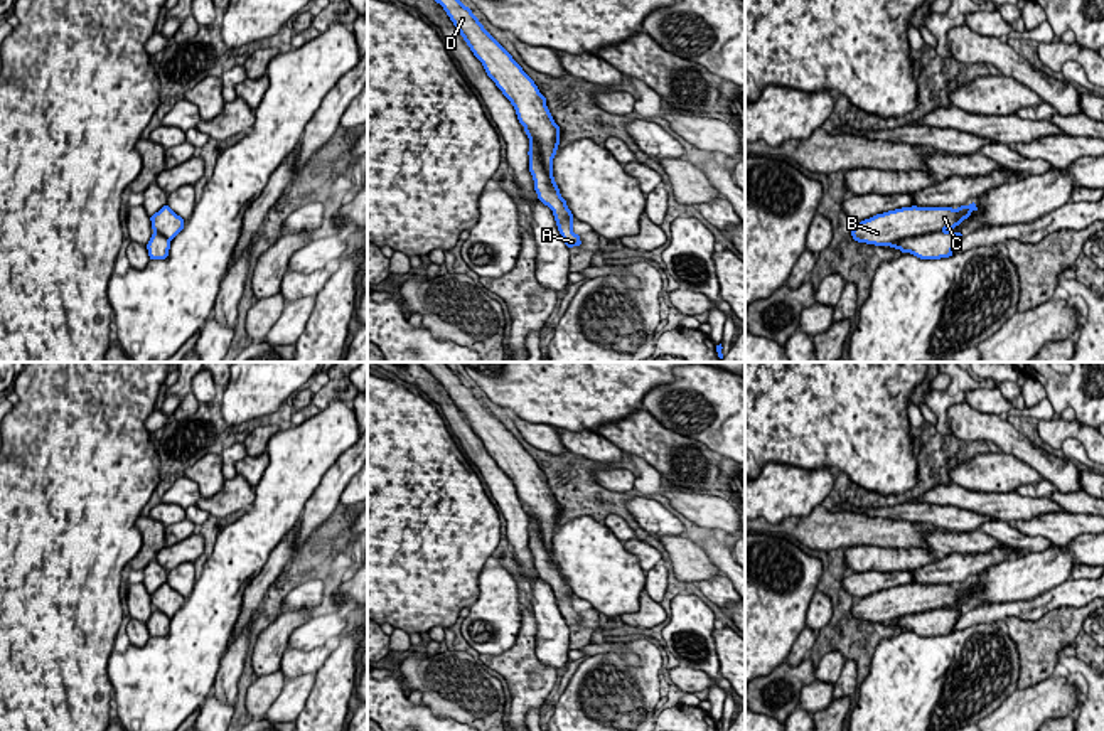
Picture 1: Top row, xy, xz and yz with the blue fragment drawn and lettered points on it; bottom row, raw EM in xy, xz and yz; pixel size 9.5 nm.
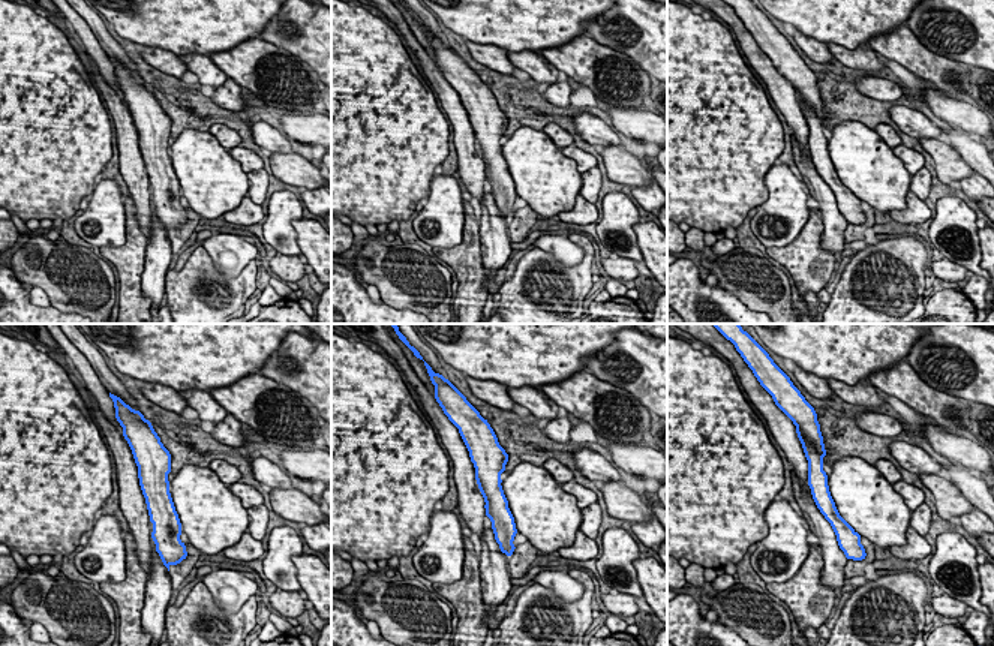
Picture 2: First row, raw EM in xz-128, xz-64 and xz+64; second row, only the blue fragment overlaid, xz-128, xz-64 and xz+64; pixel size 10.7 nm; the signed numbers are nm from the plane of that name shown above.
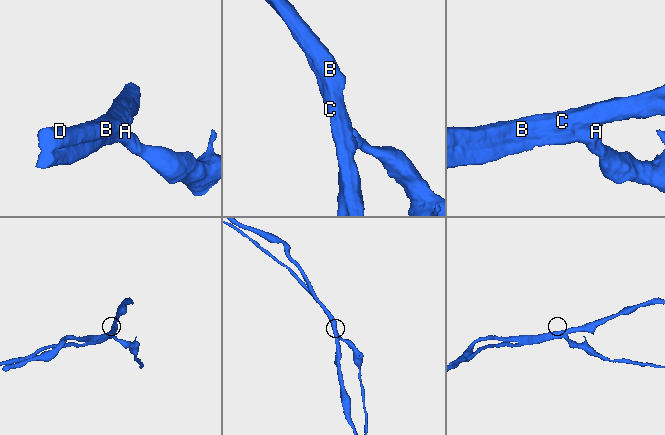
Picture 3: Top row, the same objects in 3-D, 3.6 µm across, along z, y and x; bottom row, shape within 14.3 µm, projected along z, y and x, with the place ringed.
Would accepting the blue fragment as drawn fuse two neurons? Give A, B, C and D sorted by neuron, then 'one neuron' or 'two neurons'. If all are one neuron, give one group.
A B C D | one neuron

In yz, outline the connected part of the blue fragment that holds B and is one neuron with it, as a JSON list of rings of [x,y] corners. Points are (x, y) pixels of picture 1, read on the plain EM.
[[[976,581],[952,584],[902,584],[855,600],[851,613],[858,620],[890,623],[920,637],[952,633],[961,610],[952,606],[978,588]]]

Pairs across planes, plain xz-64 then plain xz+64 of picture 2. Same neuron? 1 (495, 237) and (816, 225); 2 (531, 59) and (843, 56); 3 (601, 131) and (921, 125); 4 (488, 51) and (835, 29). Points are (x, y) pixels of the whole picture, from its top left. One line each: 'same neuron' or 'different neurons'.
1: different neurons
2: same neuron
3: same neuron
4: different neurons

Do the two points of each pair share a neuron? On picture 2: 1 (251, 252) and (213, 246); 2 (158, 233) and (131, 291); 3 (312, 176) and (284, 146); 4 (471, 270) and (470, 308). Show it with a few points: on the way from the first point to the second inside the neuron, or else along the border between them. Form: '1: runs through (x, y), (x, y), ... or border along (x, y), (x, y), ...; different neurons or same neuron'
1: runs through (242, 248), (237, 245), (222, 245); same neuron
2: border along (147, 237), (141, 281), (141, 294), (144, 297); different neurons
3: border along (293, 152), (272, 152), (269, 155); different neurons
4: runs through (471, 279), (471, 299); same neuron

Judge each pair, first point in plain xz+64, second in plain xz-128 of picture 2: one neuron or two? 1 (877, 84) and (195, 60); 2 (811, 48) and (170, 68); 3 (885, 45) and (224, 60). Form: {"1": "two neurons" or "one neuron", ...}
{"1": "two neurons", "2": "one neuron", "3": "one neuron"}

